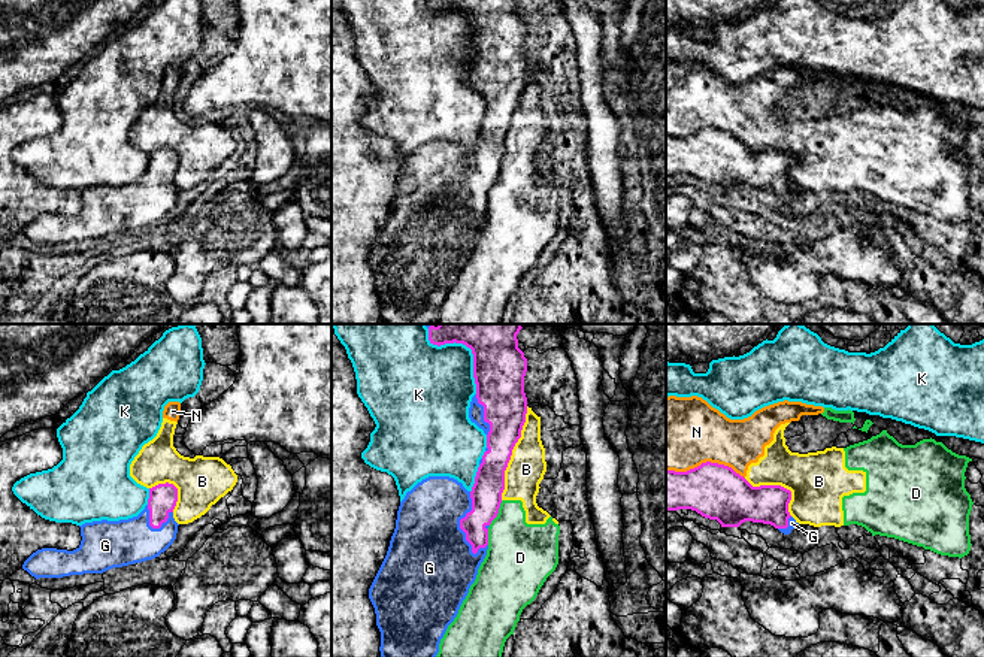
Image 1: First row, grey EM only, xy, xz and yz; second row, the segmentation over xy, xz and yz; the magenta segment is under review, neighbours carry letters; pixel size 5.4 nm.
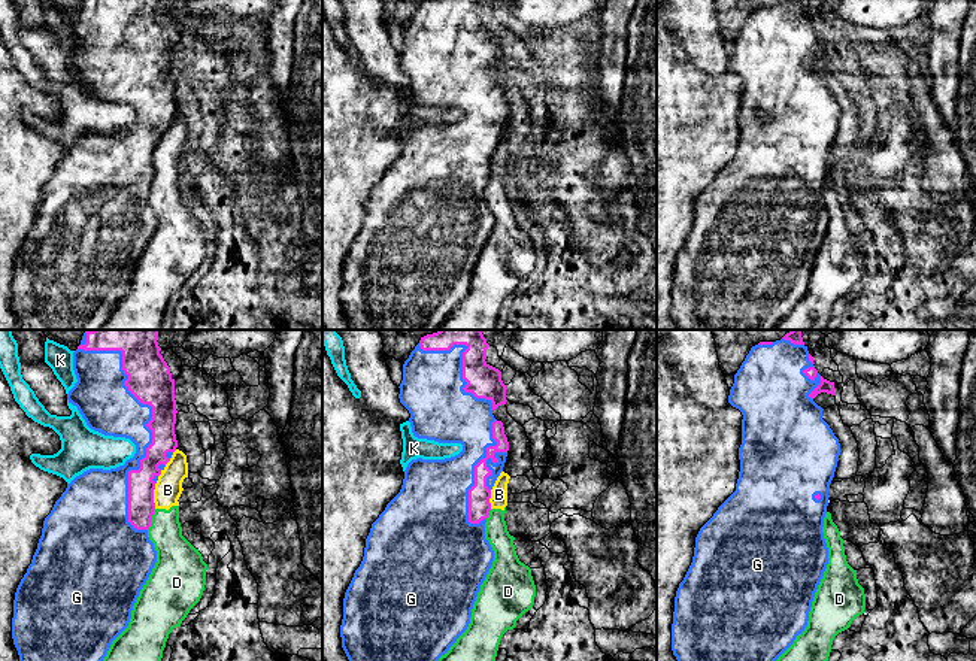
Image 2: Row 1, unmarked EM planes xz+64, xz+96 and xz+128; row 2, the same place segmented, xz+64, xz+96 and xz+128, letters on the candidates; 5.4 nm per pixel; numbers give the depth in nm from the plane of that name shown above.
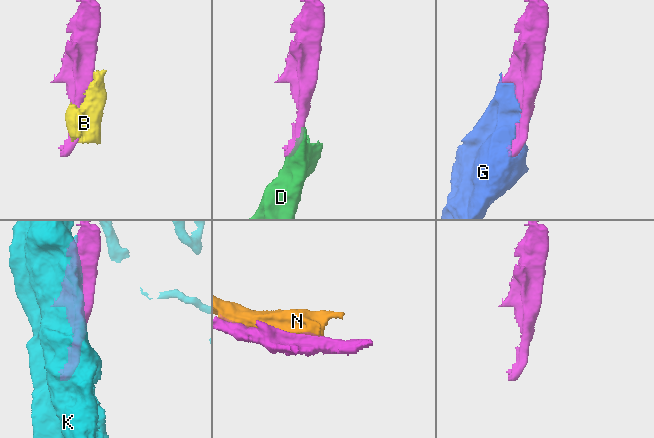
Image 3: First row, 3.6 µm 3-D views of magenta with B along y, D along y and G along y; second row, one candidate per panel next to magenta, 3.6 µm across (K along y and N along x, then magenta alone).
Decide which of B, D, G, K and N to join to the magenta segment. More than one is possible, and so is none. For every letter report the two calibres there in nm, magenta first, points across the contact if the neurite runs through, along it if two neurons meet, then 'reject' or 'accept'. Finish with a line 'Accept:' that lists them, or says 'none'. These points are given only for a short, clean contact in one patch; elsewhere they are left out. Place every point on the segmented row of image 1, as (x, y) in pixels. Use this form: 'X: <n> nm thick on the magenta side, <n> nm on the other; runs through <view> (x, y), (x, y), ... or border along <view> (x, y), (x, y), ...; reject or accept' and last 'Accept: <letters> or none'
B: 240 nm thick on the magenta side, 200 nm on the other; reject
D: 170 nm thick on the magenta side, 340 nm on the other; border along xz (502, 500), (497, 515), (489, 524); reject
G: 170 nm thick on the magenta side, 440 nm on the other; accept
K: 320 nm thick on the magenta side, 380 nm on the other; reject
N: 300 nm thick on the magenta side, 400 nm on the other; reject
Accept: G

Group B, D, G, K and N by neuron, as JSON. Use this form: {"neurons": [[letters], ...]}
{"neurons": [["B", "D", "N"], ["G"], ["K"]]}

